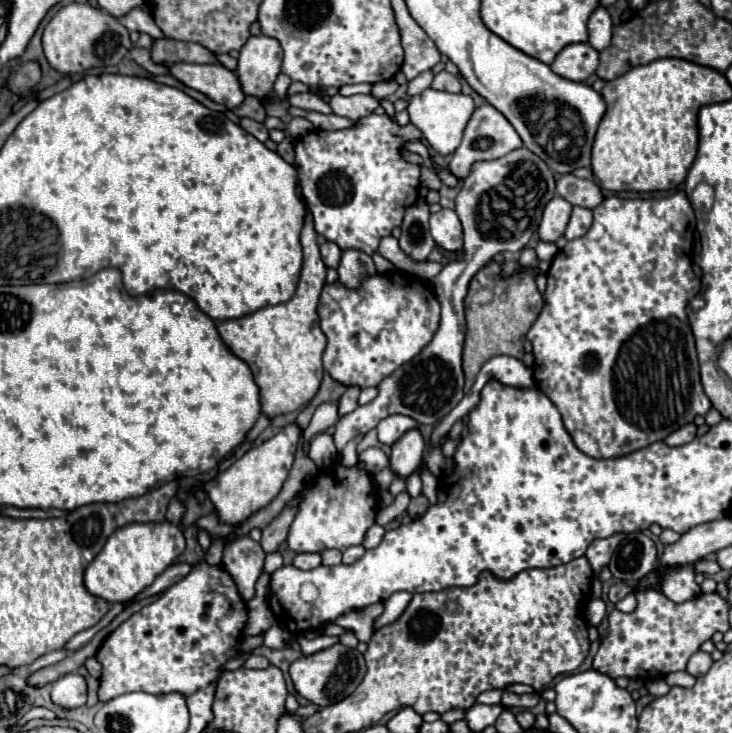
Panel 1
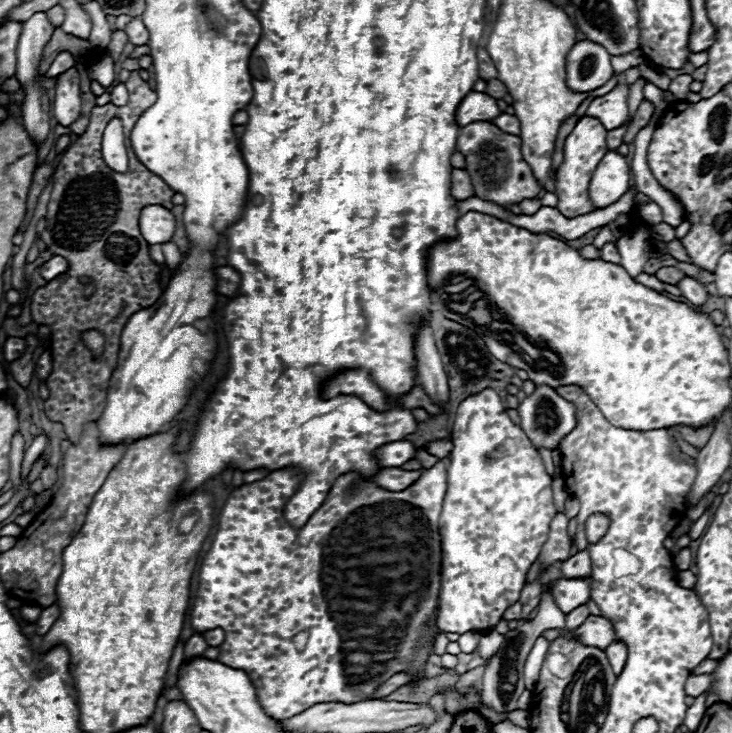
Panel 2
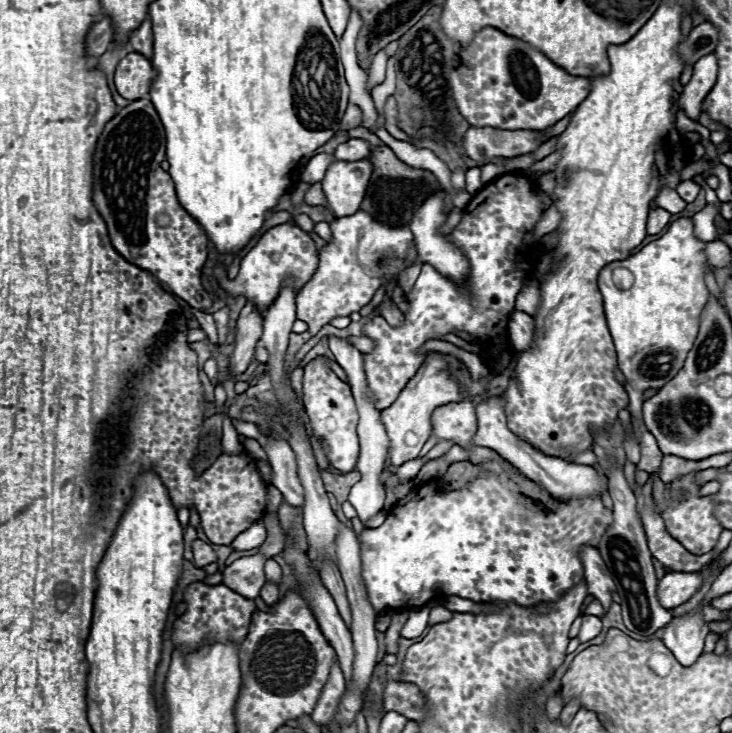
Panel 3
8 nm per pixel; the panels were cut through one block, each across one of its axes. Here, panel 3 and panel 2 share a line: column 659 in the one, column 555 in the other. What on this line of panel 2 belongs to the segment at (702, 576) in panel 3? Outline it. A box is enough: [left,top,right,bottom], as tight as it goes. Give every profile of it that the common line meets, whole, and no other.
[554,578,592,612]

